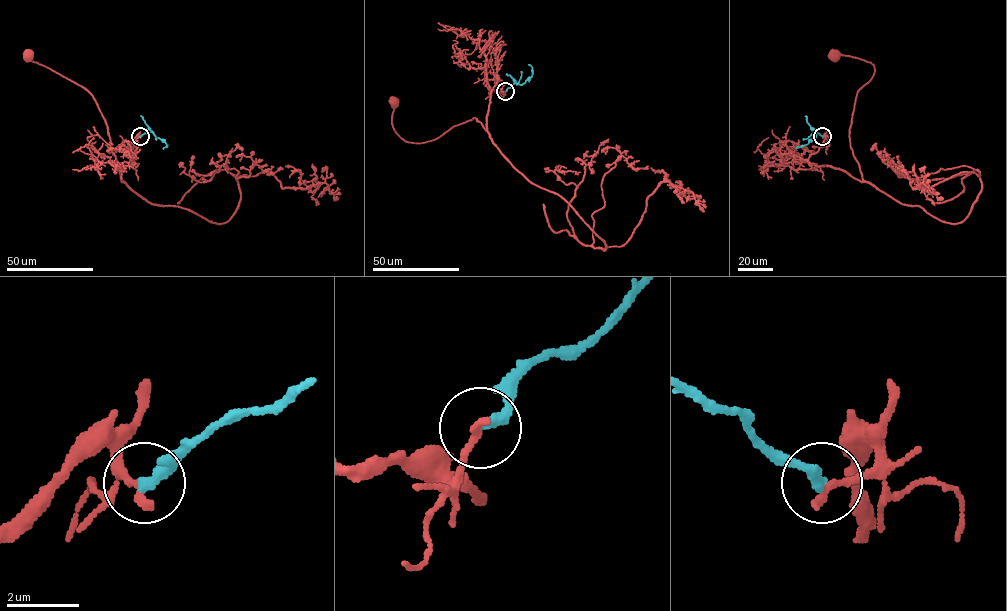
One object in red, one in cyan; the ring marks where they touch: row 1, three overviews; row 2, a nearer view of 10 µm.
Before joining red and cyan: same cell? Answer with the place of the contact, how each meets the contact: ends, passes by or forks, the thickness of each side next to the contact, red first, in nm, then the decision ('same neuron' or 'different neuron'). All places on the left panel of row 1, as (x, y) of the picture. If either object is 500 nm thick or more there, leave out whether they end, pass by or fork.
at (140, 136); red ends there; cyan ends there; 280 nm thick on the red side, 320 nm on the other; different neuron

